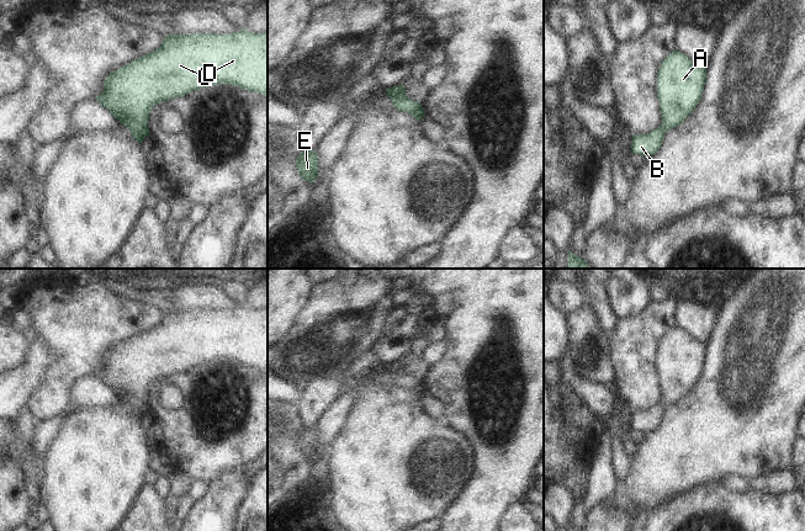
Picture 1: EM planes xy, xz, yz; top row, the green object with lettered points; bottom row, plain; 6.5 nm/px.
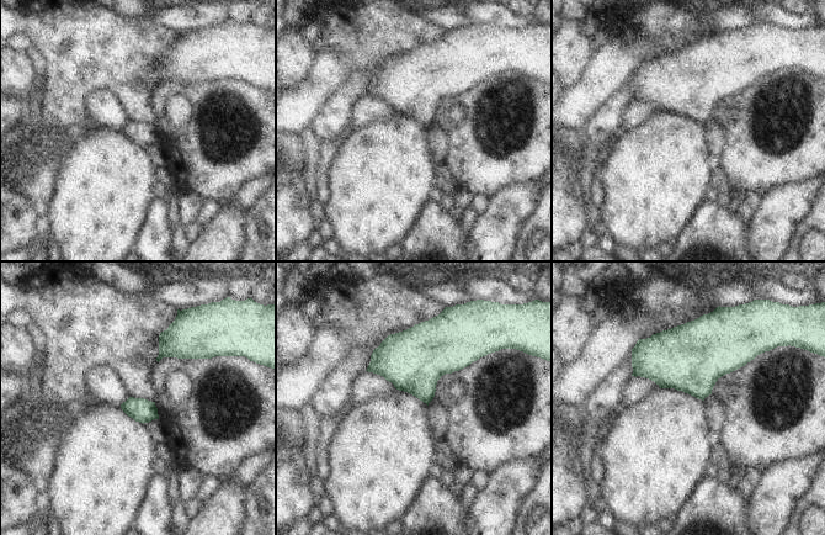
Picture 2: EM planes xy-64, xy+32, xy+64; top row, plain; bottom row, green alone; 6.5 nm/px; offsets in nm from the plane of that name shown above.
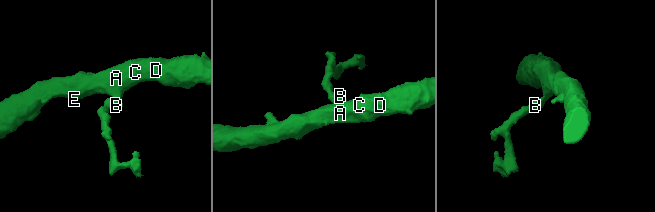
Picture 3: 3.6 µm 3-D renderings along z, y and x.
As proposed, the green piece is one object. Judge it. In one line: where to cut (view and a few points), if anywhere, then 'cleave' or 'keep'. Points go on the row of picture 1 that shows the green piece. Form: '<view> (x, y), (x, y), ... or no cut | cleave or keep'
xz (420, 107), (409, 113) | cleave

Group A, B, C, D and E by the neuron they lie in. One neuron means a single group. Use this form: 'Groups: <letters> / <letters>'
Groups: A C D E / B.

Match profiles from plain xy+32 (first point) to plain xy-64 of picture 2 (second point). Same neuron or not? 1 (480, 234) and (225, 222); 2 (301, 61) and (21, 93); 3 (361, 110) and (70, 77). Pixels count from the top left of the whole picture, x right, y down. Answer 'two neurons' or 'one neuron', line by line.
1: one neuron
2: one neuron
3: two neurons

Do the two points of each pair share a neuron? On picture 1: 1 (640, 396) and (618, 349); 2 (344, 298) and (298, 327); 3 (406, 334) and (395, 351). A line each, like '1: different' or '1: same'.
1: same
2: same
3: same

